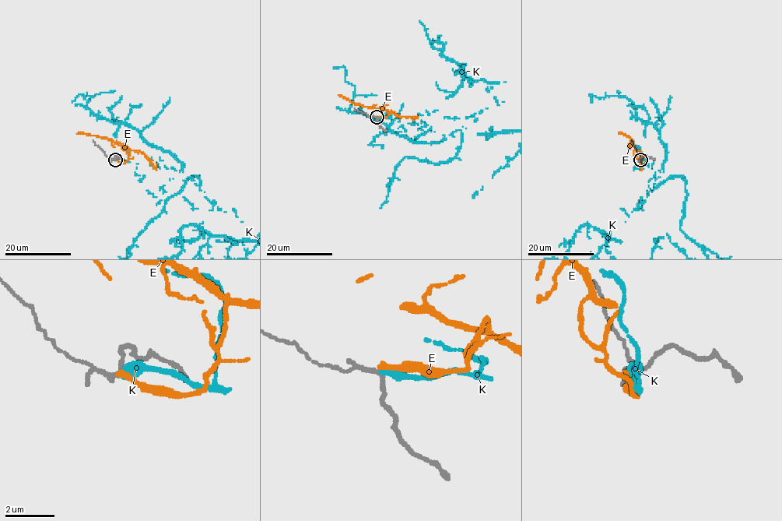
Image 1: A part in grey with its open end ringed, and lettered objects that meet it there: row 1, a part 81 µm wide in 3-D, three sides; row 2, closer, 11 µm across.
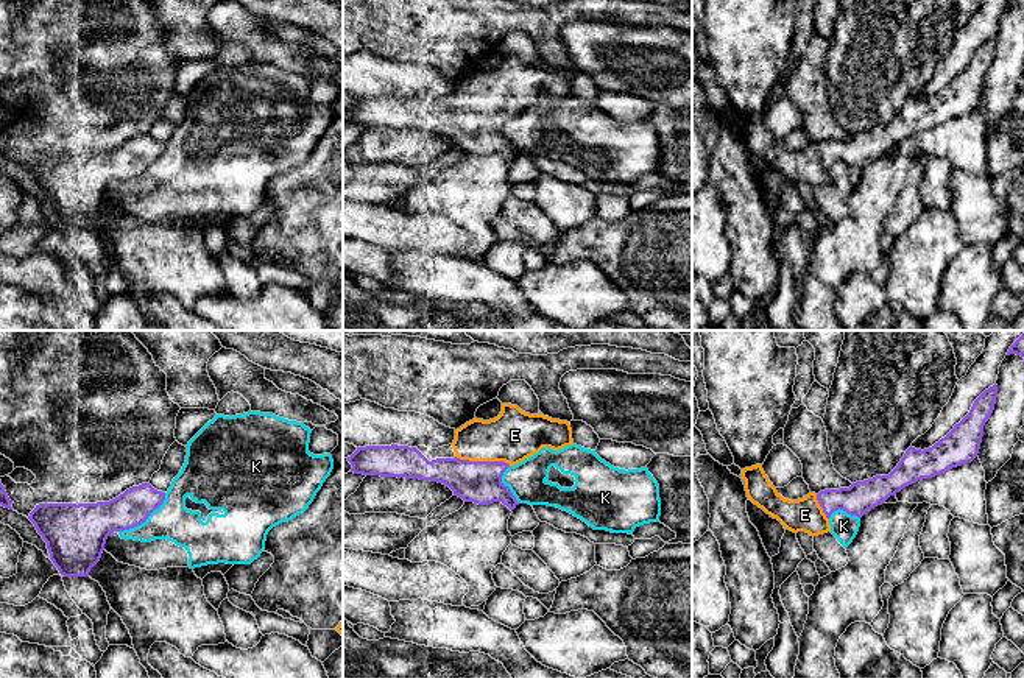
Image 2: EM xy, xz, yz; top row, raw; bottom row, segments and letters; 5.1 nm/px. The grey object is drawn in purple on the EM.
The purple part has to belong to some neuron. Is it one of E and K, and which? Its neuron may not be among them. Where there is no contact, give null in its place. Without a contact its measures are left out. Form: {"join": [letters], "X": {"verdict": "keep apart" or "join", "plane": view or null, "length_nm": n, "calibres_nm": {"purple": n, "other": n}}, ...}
{"join": ["E"], "E": {"verdict": "join", "plane": "xz", "length_nm": 300, "calibres_nm": {"purple": 220, "other": 260}}, "K": {"verdict": "keep apart", "plane": "xy", "length_nm": 320, "calibres_nm": {"purple": 190, "other": 200}}}

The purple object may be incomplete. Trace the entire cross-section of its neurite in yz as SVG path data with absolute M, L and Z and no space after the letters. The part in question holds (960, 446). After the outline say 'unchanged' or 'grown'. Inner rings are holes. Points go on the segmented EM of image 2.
M994 383L974 401L969 413L945 438L924 450L910 446L888 475L876 475L849 488L809 493L803 499L789 500L776 491L762 464L756 464L742 469L747 497L793 533L806 531L810 536L828 533L829 517L837 510L862 517L902 488L971 463L979 454L983 426L994 410L996 397Z | grown

